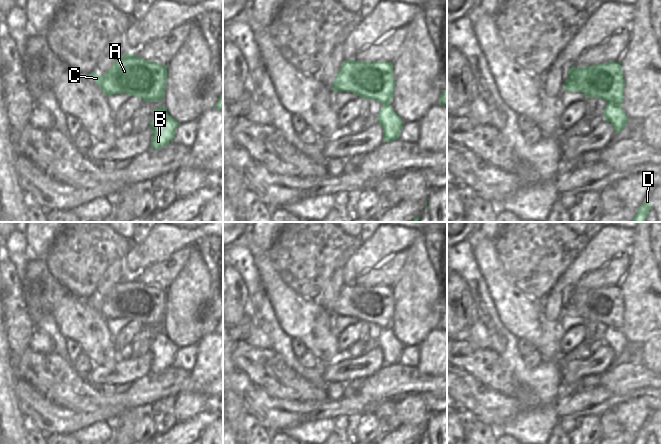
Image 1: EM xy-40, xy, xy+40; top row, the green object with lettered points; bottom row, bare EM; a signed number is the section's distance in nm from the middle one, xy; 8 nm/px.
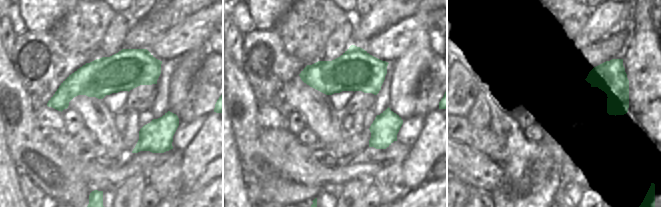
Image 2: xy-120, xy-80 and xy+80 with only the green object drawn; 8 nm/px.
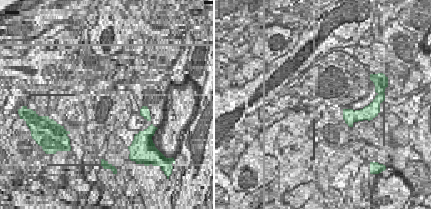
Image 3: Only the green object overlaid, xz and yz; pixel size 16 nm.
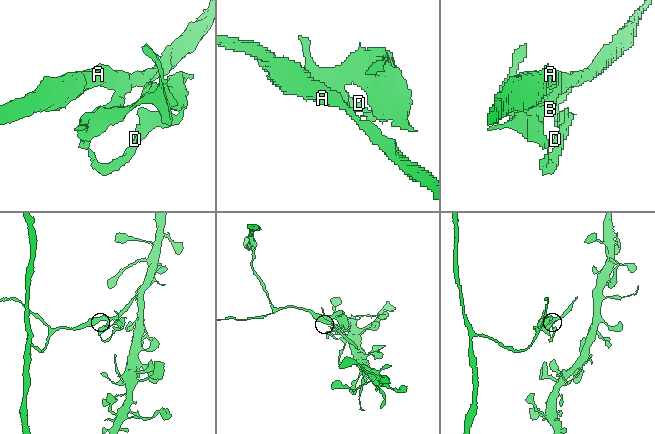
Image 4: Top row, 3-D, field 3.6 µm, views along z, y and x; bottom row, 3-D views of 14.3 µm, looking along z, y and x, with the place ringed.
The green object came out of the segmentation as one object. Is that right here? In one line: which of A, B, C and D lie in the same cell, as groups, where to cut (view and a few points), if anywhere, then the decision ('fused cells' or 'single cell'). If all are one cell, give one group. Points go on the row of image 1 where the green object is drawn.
groups A C / B D; cut xy+40 (607, 102), (620, 107); fused cells

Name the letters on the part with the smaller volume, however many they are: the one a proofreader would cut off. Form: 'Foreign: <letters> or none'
Foreign: B, D

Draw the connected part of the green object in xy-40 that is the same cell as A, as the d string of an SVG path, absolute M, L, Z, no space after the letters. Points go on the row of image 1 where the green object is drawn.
M123 54L111 67L100 76L96 72L87 75L106 96L128 94L142 98L146 102L160 102L165 93L167 66L158 62L144 60L134 54Z

